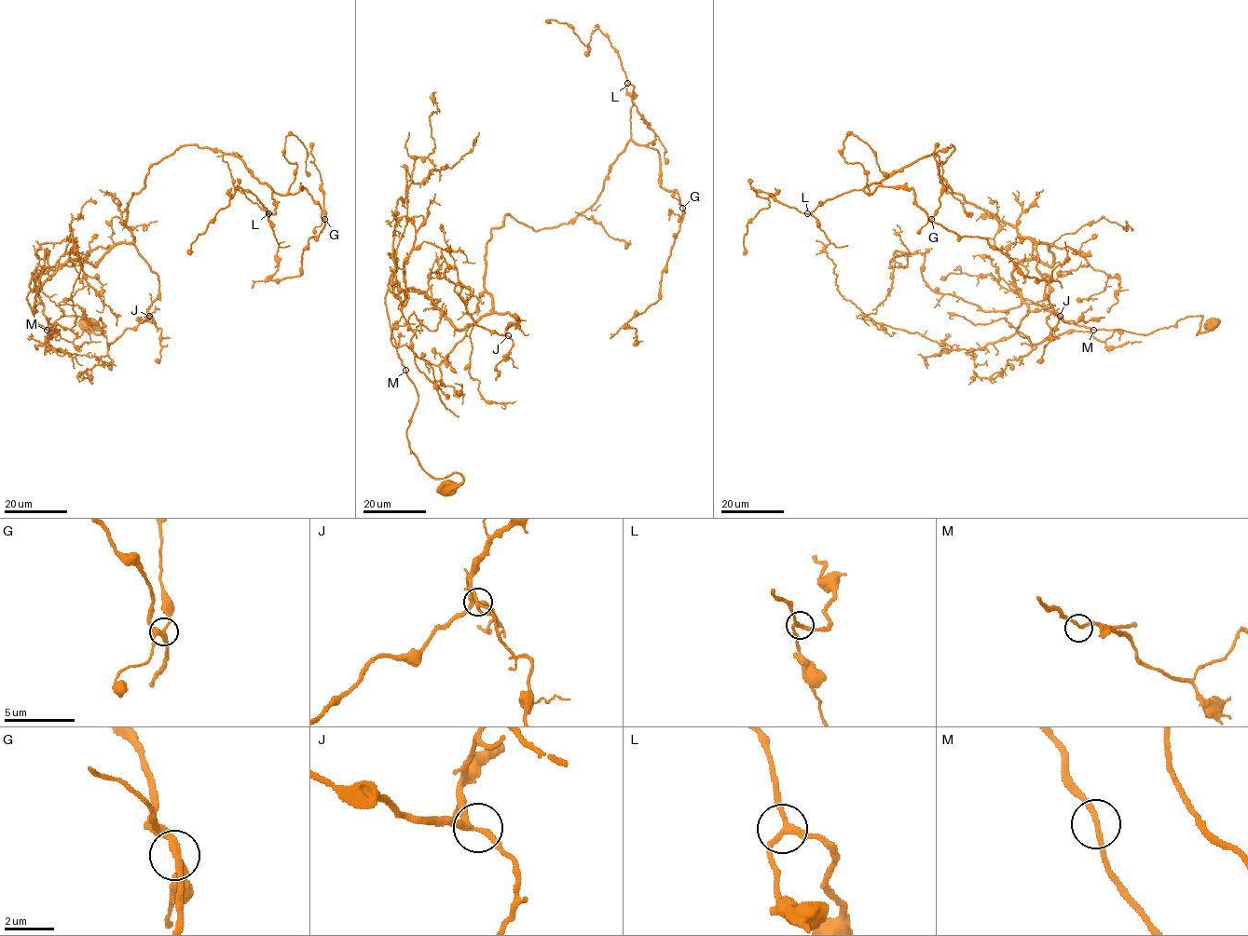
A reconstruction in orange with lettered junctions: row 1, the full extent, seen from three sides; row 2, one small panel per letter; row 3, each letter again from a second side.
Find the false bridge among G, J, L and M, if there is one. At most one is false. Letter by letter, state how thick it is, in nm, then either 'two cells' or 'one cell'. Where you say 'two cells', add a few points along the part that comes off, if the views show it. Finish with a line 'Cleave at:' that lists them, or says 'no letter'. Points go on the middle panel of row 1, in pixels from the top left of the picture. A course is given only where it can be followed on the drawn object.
G: calibre 280 nm; one cell
J: calibre 280 nm; one cell
L: calibre 220 nm; one cell
M: calibre 200 nm; one cell
Cleave at: no letter

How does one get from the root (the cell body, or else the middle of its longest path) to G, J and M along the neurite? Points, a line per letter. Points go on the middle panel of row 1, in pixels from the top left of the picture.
G: (446, 487), (409, 449), (386, 292), (459, 330), (487, 315), (491, 230), (573, 220), (629, 141), (682, 208)
J: (446, 487), (409, 449), (386, 292), (459, 330), (509, 313), (508, 335)
M: (446, 487), (460, 483), (462, 476), (454, 472), (432, 478), (409, 449), (406, 429), (418, 392), (405, 370)

